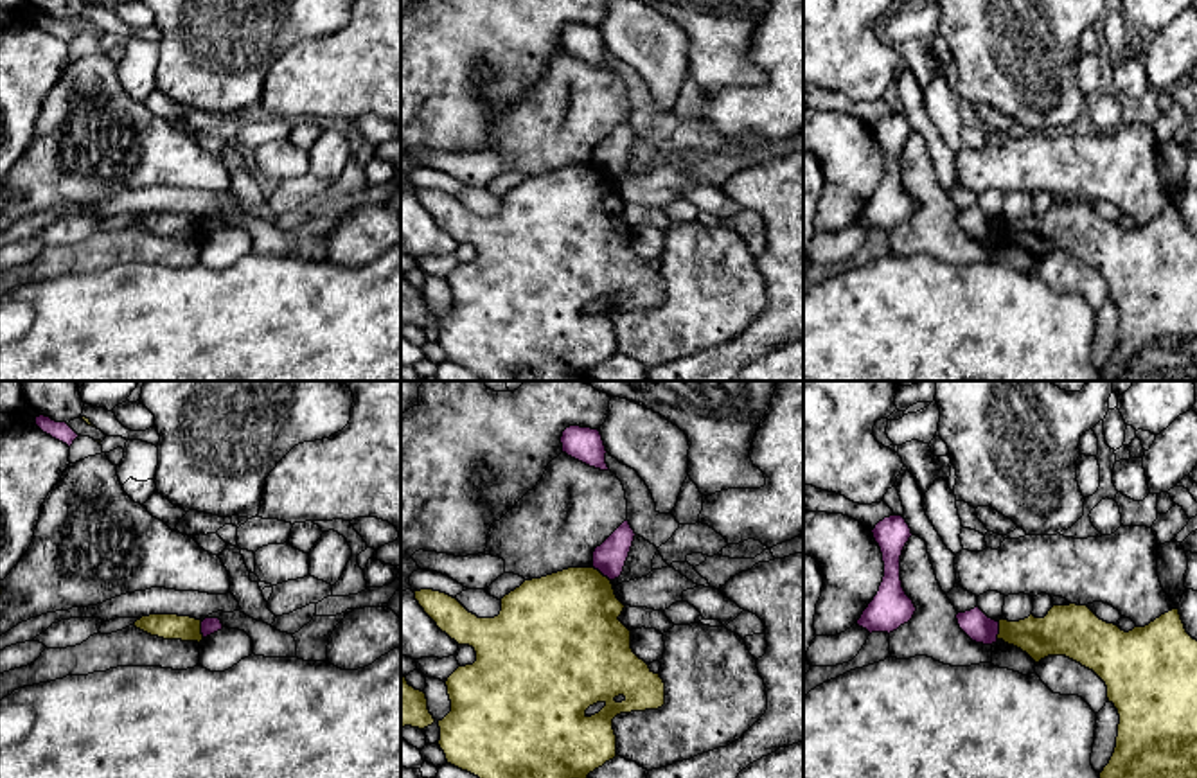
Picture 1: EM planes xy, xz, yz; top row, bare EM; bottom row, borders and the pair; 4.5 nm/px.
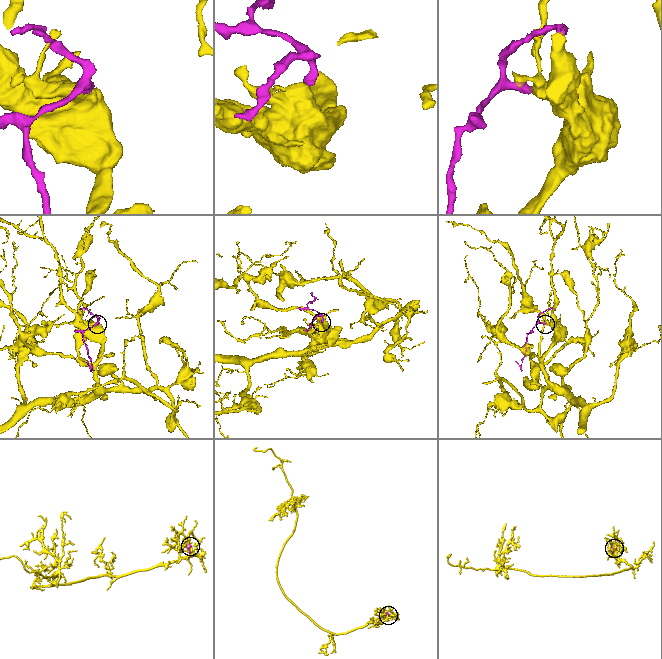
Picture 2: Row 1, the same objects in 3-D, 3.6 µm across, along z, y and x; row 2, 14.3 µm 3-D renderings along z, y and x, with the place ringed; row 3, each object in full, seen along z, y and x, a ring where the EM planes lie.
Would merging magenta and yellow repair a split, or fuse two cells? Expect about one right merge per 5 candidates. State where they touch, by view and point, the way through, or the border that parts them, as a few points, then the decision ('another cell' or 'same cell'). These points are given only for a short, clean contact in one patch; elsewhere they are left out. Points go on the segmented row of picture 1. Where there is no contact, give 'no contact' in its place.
xz (602, 574) | along xz (594, 566), (610, 581) | another cell

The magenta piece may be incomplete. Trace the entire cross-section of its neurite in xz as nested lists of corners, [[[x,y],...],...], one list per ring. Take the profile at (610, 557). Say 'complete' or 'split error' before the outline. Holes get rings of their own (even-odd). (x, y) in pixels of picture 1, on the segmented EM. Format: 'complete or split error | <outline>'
complete | [[[625,519],[600,546],[595,548],[593,568],[609,580],[618,579],[624,571],[634,535],[634,530]]]

